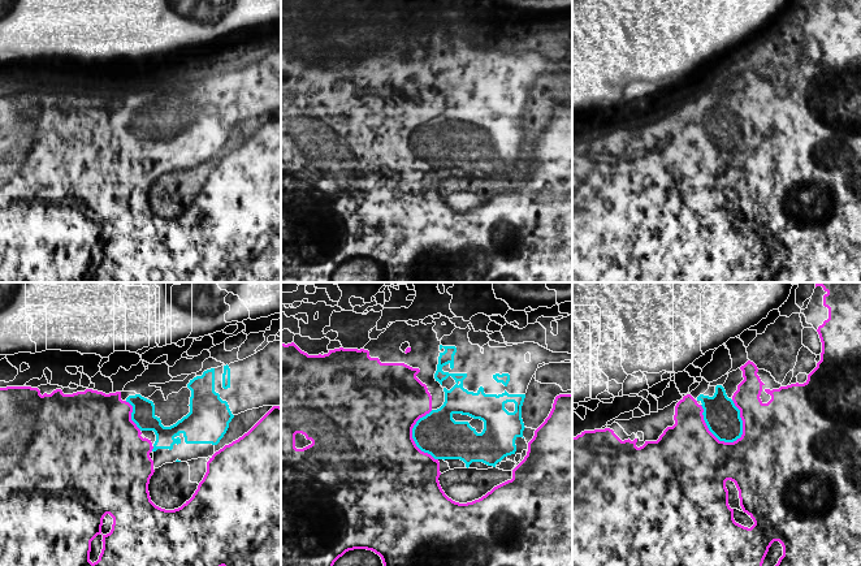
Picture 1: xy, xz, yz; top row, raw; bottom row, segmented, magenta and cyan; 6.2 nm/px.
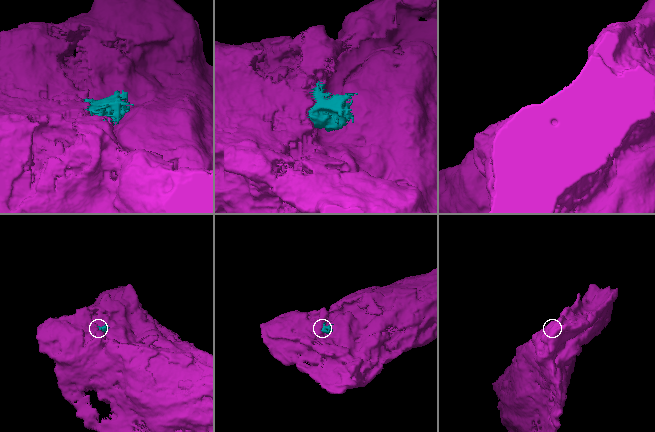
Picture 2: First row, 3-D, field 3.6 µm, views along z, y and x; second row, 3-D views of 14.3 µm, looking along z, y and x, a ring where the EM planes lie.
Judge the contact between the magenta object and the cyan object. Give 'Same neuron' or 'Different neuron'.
Same neuron

